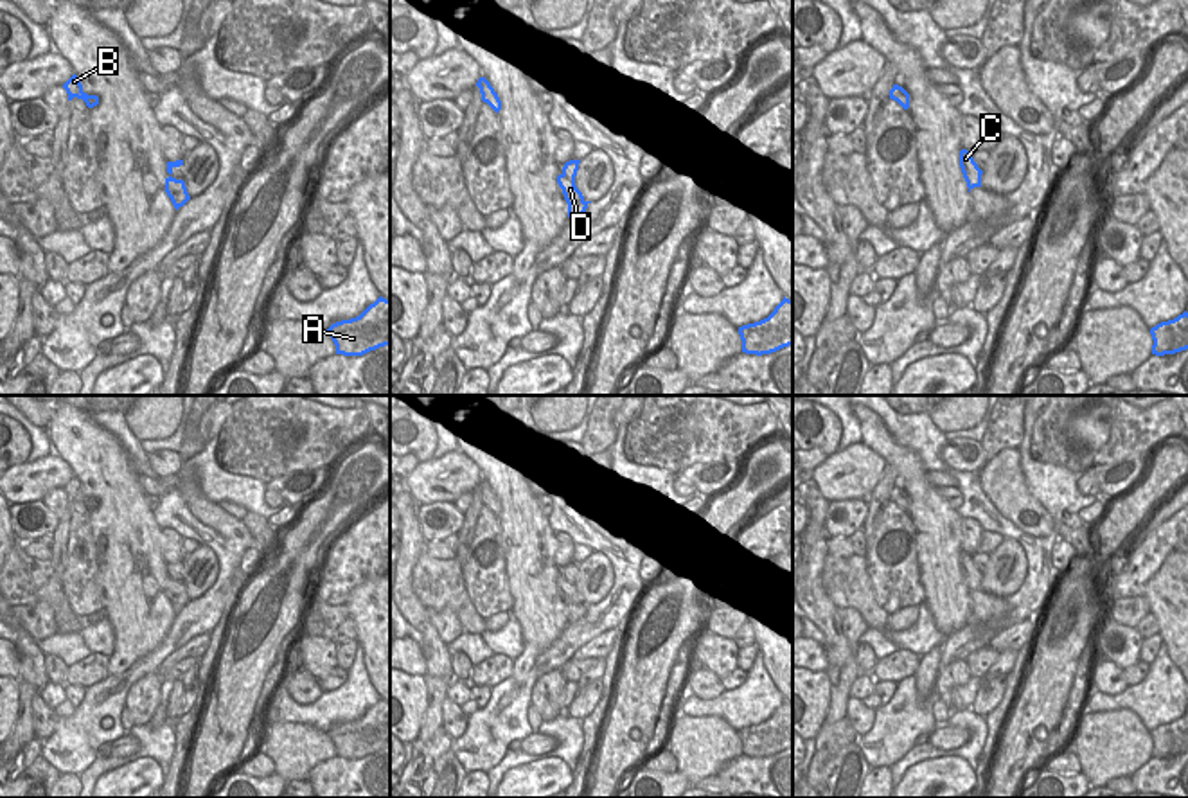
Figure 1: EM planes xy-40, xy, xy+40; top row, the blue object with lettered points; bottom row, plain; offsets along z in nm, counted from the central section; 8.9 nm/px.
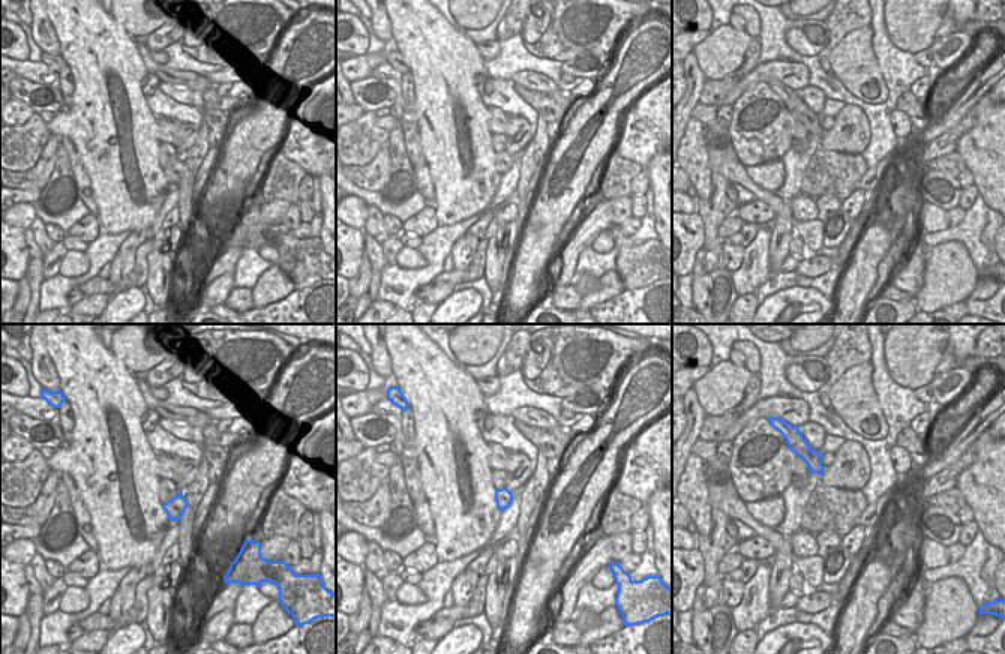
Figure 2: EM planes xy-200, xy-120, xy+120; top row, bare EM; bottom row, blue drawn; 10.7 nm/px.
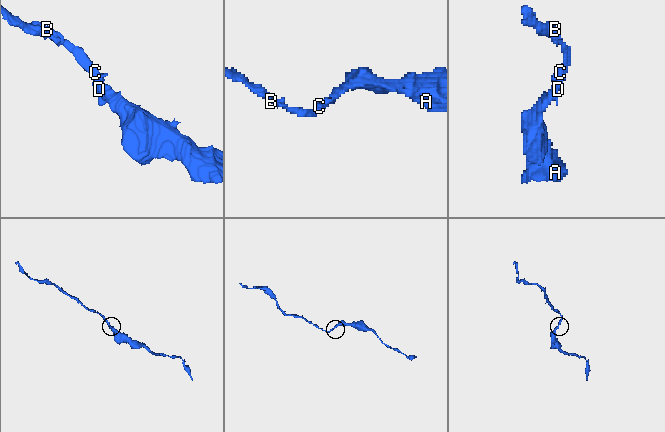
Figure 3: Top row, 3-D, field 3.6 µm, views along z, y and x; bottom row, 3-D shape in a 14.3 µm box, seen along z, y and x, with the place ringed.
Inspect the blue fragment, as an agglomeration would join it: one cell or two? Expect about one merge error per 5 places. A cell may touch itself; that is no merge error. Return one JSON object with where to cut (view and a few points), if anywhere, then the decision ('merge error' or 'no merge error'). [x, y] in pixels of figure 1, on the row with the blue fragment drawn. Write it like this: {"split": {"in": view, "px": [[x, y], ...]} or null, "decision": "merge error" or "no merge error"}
{"split": null, "decision": "no merge error"}

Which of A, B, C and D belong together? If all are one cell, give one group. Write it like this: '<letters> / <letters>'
A B C D

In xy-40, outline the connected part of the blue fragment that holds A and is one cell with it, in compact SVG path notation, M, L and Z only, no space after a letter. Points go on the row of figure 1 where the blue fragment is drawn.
M379 297L359 316L332 324L329 334L336 354L363 356L390 345L390 300Z

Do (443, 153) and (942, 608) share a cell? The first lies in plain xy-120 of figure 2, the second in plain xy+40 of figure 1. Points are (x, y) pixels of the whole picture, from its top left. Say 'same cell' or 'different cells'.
same cell

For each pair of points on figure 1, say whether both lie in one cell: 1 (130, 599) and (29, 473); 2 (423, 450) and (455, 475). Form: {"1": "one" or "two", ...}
{"1": "two", "2": "two"}

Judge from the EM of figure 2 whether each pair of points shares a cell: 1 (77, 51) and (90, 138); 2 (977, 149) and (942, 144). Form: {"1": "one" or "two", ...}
{"1": "one", "2": "two"}

